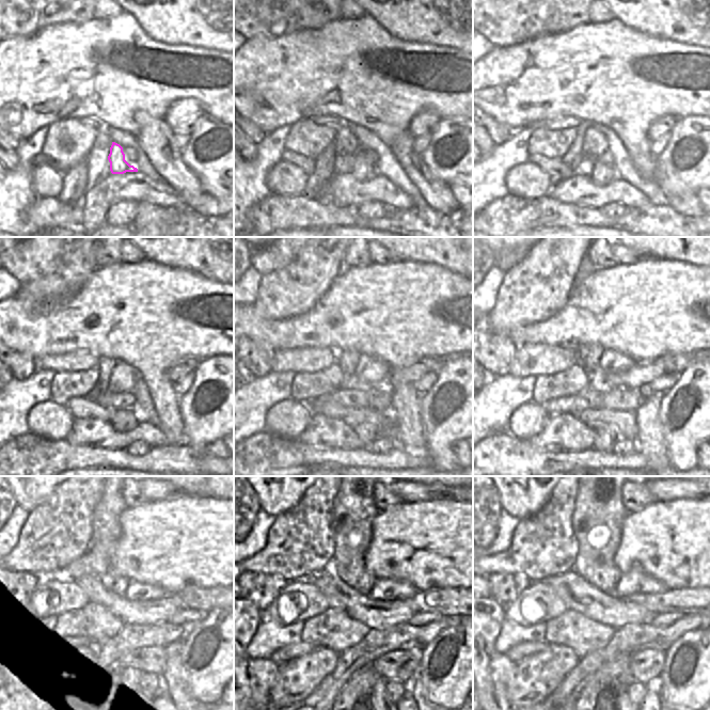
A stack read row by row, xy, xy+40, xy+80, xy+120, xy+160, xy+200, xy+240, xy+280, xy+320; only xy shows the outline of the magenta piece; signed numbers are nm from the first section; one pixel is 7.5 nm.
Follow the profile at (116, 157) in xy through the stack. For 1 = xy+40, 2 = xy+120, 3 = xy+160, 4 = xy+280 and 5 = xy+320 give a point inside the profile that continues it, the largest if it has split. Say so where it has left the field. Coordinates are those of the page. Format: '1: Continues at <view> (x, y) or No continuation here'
1: Continues at xy+40 (362, 171)
2: Continues at xy+120 (124, 420)
3: Continues at xy+160 (367, 432)
4: Continues at xy+280 (379, 693)
5: Continues at xy+320 (625, 693).

